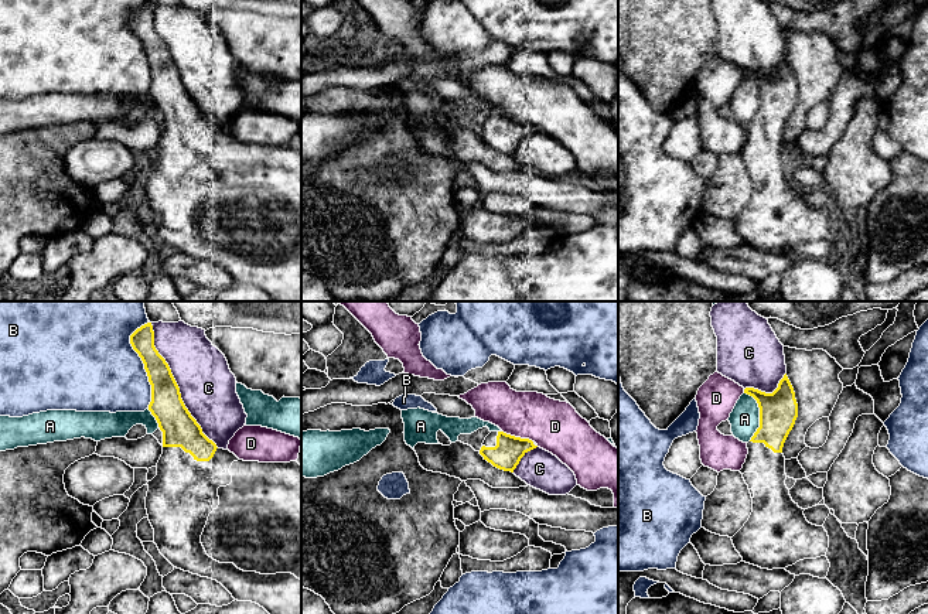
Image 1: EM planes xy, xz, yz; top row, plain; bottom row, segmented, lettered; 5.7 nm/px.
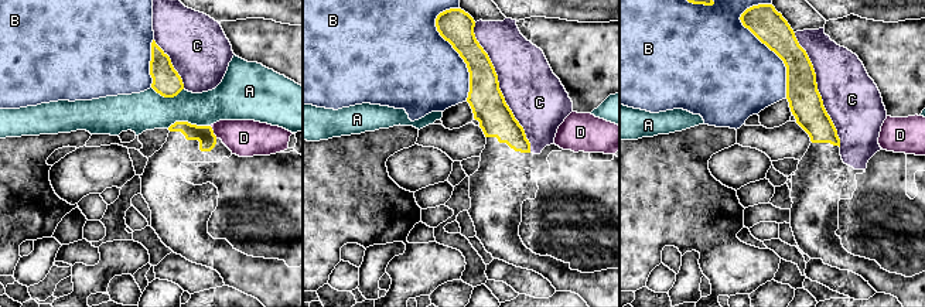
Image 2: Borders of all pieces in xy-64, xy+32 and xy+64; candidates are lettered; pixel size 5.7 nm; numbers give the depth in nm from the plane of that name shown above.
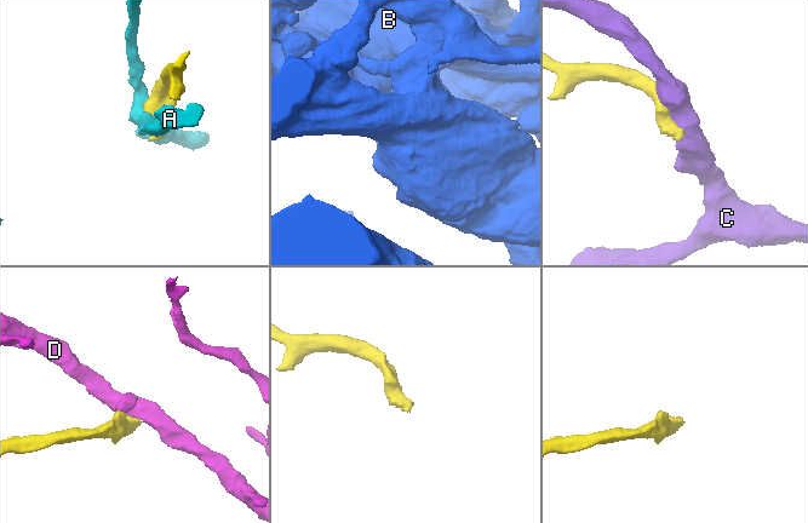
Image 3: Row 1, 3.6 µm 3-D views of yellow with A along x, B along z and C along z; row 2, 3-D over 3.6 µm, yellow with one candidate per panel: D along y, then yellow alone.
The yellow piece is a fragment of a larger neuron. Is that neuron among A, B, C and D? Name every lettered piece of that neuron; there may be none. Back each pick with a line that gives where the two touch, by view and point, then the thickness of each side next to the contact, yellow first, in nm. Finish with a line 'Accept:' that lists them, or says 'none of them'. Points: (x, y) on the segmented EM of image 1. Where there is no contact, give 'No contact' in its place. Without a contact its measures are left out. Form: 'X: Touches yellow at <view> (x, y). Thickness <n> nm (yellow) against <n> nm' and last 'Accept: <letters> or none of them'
Accept: none of them

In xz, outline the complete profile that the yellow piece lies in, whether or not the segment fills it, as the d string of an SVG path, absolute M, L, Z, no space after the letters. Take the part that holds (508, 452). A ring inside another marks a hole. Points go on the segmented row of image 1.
M491 431L485 437L480 454L494 467L514 473L521 458L536 447L538 444L529 439Z

